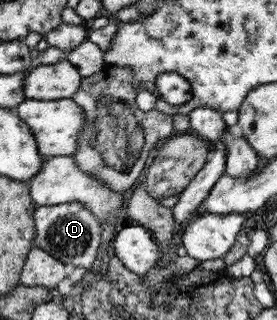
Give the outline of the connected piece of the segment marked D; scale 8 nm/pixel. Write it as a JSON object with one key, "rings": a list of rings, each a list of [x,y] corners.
{"rings":[[[81,203],[40,206],[35,211],[35,224],[38,229],[36,247],[54,256],[63,264],[84,266],[89,271],[105,237],[101,224],[91,209]]]}

